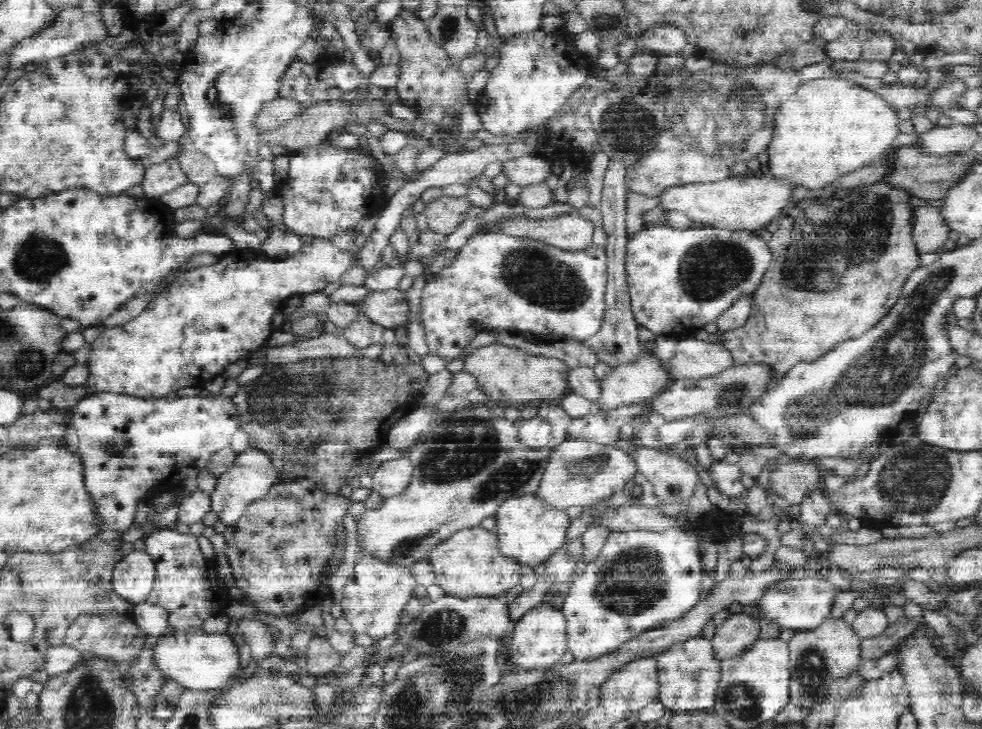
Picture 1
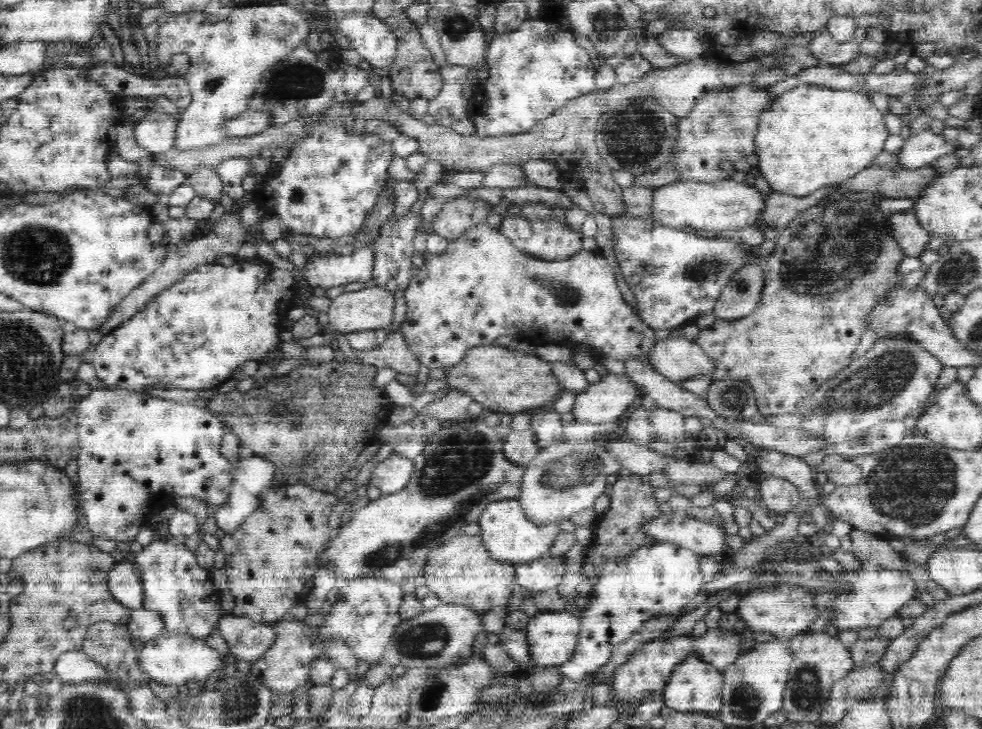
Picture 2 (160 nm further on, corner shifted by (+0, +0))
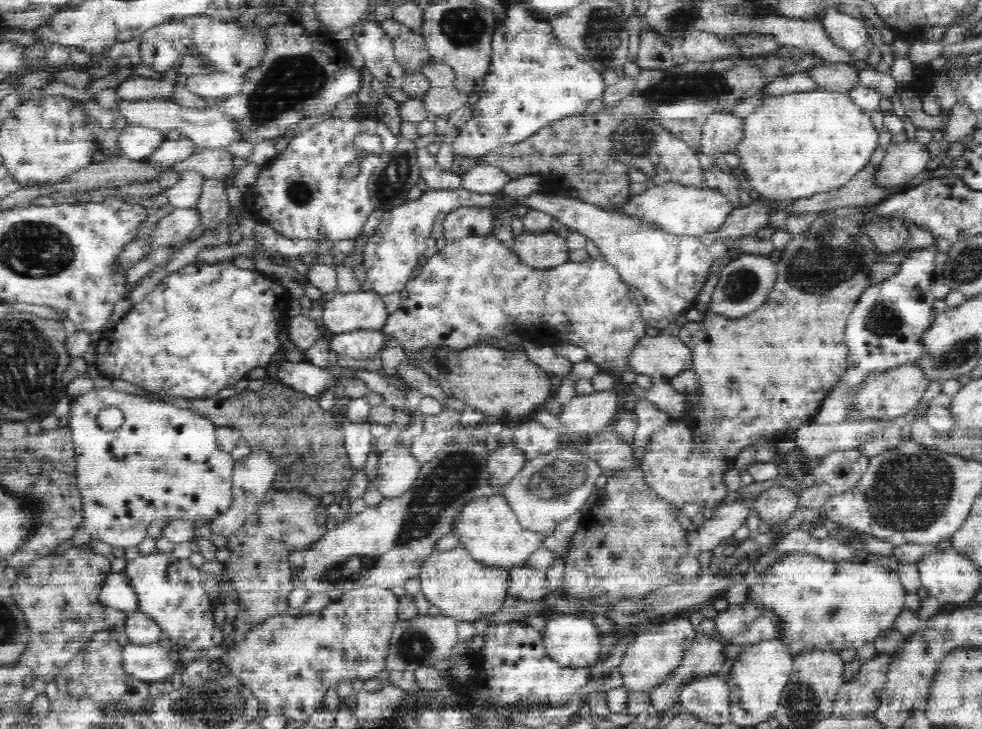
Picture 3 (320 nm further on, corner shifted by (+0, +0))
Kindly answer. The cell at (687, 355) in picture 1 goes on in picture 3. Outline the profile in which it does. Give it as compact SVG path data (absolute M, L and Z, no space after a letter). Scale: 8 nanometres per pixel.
M668 334L645 337L631 354L628 369L668 381L680 372L693 368L692 349L680 338Z

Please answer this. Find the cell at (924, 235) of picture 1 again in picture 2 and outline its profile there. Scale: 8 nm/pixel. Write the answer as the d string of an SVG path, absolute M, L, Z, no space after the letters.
M915 209L900 211L891 216L895 239L908 257L919 257L928 248L934 235L919 221Z

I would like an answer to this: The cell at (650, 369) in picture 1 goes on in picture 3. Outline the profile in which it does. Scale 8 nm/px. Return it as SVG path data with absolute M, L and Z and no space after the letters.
M613 386L609 390L574 395L568 404L562 406L558 417L563 427L558 427L559 432L564 429L582 435L596 435L606 430L618 416L620 398L617 392L617 386Z

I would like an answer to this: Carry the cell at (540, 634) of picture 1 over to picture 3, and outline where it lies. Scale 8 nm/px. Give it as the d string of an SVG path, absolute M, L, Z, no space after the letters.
M552 615L540 633L541 650L561 666L585 666L596 658L596 625L578 615Z

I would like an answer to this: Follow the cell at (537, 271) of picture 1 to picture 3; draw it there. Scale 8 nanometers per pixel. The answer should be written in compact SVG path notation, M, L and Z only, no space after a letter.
M489 233L486 235L465 235L462 238L447 242L445 248L440 252L429 253L422 262L422 268L418 276L412 277L401 290L401 305L388 317L382 331L395 337L407 358L414 362L416 357L423 356L427 350L444 350L444 352L456 353L474 348L476 345L482 344L482 340L490 340L490 338L500 339L507 334L517 333L526 340L532 340L532 336L536 334L543 341L542 345L554 346L557 343L572 343L572 345L582 347L587 351L587 358L595 362L601 371L617 373L621 369L628 369L631 354L636 350L639 342L646 338L646 326L647 324L642 320L636 300L629 293L628 286L622 282L615 266L602 256L587 257L582 262L563 262L552 267L534 267L524 262L512 248L506 248L494 234Z

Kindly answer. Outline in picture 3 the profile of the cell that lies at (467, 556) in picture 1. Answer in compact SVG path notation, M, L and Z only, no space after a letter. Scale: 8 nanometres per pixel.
M456 546L451 550L436 550L425 559L419 575L421 587L430 604L440 609L444 615L455 615L460 621L475 621L495 614L502 608L509 595L510 574L508 567L488 566L472 557L472 552L464 546Z

